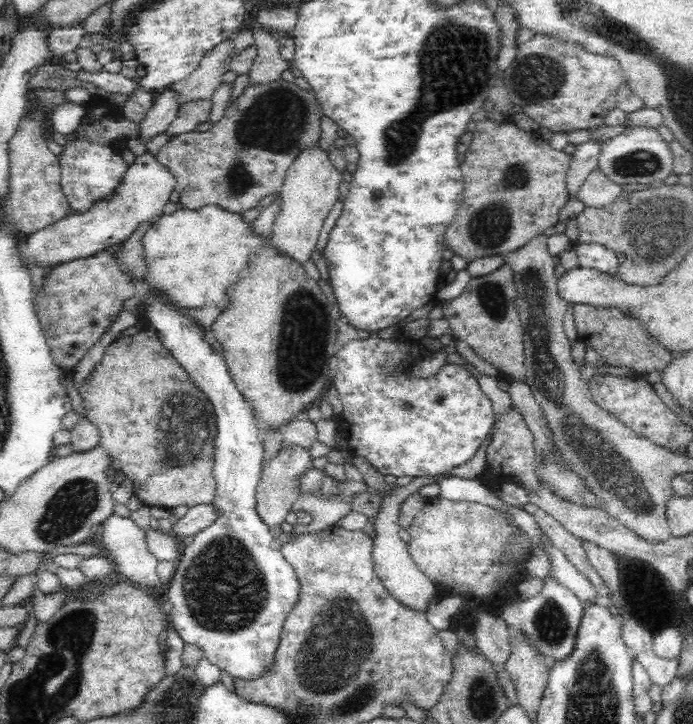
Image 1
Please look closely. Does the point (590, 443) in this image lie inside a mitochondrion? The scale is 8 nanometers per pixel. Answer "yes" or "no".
yes

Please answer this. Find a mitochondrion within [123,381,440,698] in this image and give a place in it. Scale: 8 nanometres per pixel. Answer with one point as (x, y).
(223, 590)

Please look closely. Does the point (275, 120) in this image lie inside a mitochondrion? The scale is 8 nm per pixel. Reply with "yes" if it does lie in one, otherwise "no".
yes

